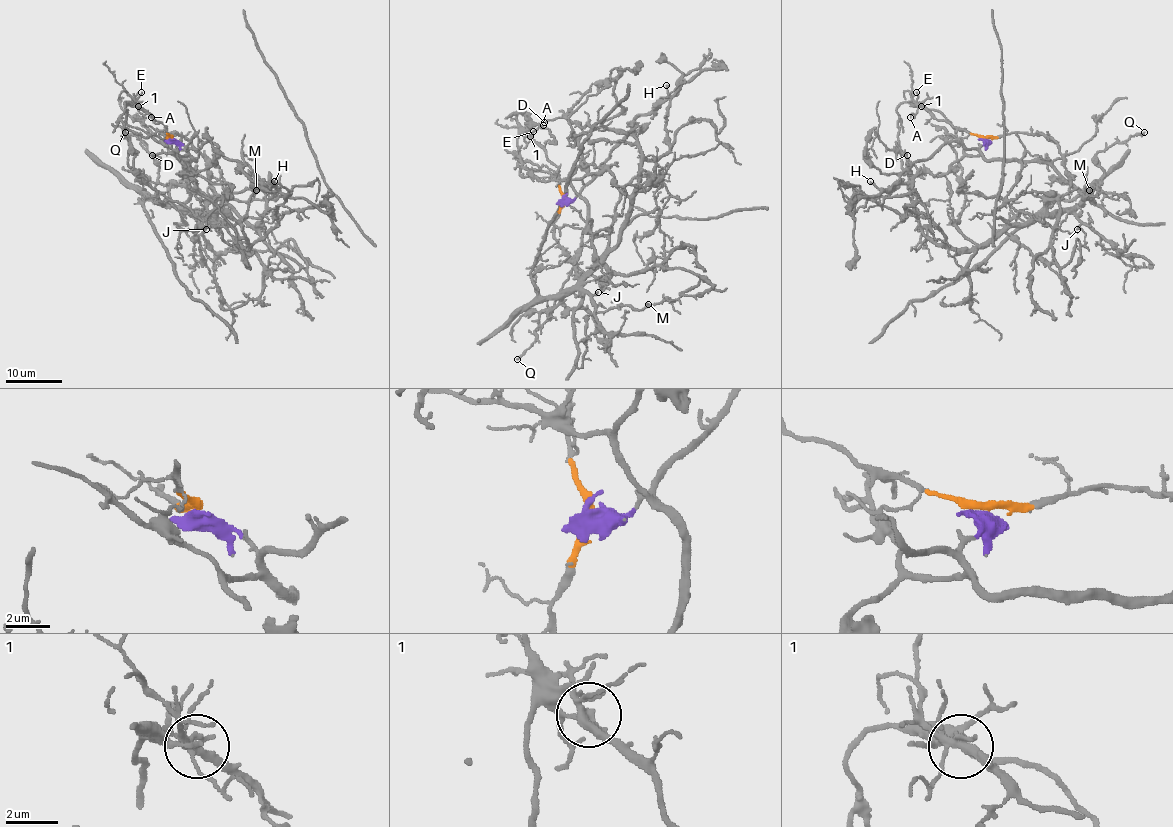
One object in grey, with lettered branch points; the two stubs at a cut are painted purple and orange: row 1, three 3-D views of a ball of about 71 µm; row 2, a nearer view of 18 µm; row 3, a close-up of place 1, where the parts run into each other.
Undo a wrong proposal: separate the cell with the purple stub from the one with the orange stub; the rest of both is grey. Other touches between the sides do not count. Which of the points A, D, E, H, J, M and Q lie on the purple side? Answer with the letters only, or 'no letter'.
H

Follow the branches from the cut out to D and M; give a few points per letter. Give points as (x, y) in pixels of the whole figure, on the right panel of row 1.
D: (983, 137), (1047, 134), (1069, 189), (1027, 223), (970, 249), (935, 244), (920, 226), (907, 156)
M: (983, 137), (1024, 132), (1056, 144), (1069, 189), (1049, 212), (1073, 211), (1092, 184), (1095, 201), (1089, 189)

